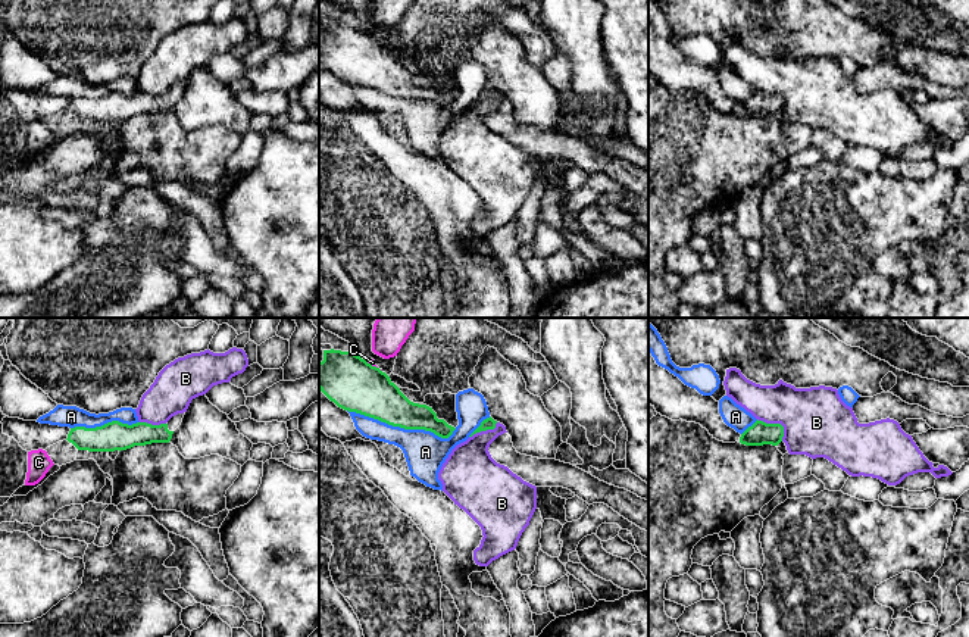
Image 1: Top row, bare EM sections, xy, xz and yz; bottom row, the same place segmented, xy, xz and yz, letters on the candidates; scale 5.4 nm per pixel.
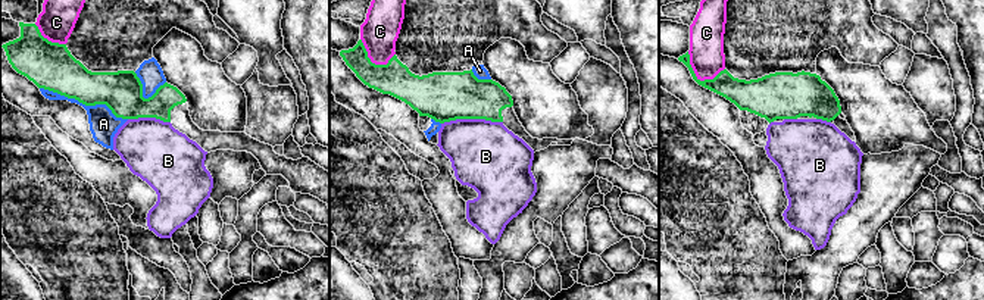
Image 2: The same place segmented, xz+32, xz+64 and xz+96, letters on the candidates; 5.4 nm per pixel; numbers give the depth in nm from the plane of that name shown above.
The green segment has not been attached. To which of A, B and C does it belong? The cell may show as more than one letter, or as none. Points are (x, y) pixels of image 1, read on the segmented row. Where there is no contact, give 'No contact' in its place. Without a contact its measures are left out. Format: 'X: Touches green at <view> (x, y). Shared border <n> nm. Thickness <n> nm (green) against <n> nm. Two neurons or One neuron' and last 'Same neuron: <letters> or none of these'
A: Touches green at xz (402, 427). Shared border 600 nm. Thickness 260 nm (green) against 220 nm. Two neurons
B: Touches green at yz (777, 424). Shared border 190 nm. Thickness 130 nm (green) against 380 nm. Two neurons
C: Touches green at xz (371, 365). Shared border 70 nm. Thickness 280 nm (green) against 30 nm. Two neurons
Same neuron: none of these

